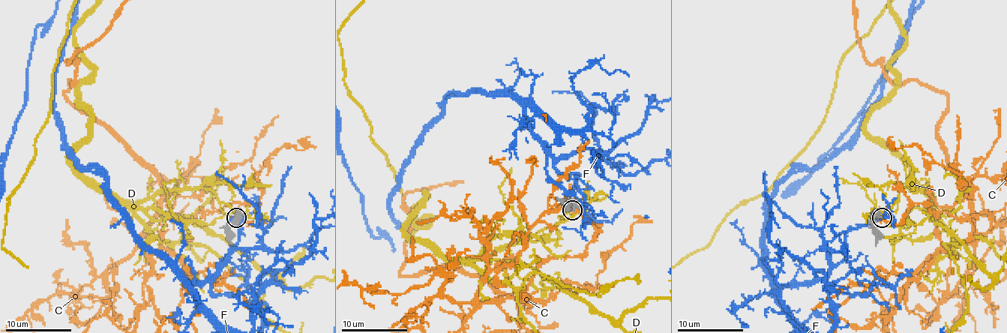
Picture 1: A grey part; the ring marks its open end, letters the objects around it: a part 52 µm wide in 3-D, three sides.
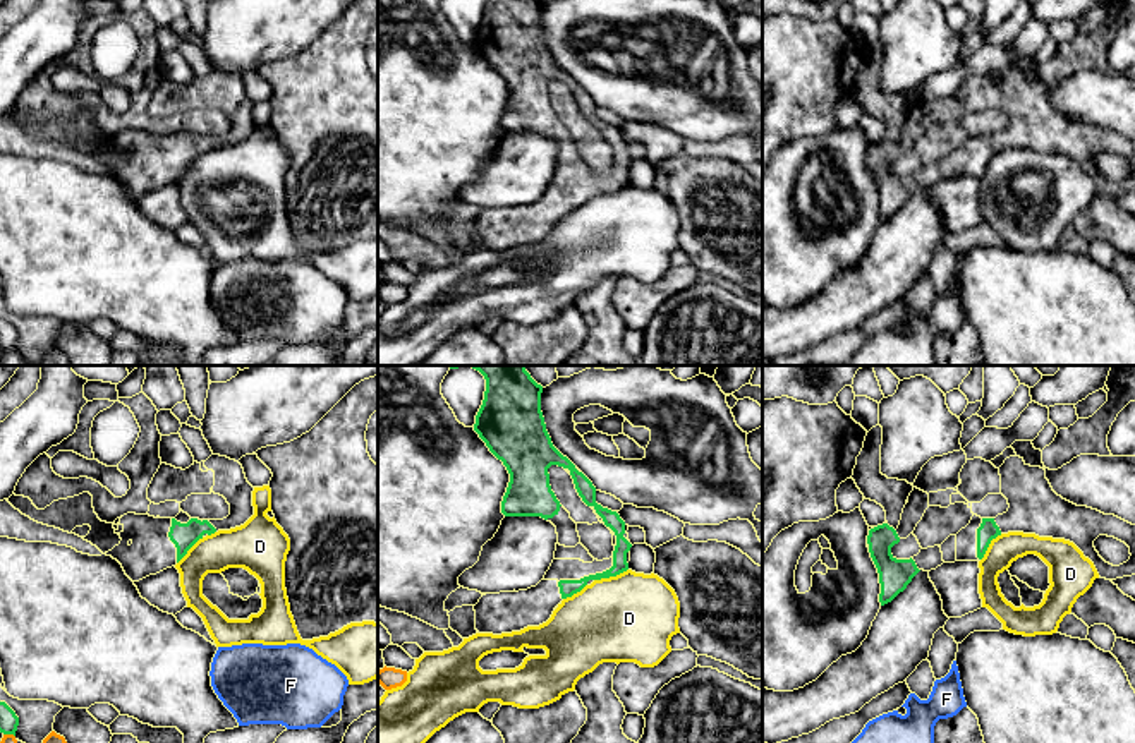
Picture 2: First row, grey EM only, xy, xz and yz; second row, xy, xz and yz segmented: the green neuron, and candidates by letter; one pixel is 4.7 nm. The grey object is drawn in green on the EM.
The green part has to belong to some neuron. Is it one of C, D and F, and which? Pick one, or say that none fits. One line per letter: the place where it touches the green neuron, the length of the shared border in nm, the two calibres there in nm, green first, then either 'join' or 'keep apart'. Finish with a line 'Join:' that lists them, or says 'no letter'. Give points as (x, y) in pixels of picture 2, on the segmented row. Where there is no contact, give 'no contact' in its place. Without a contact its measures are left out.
C: contact xy (9, 733); length 60 nm; calibres 90 and 50 nm; join
D: contact xz (610, 575); length 170 nm; calibres 80 and 420 nm; keep apart
F: no contact; keep apart
Join: C

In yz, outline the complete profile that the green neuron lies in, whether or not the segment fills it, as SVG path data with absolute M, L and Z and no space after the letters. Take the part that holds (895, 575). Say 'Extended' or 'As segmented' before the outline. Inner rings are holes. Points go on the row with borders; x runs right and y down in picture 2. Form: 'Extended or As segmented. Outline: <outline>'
As segmented. Outline: M888 523L871 529L867 535L869 553L879 573L881 606L891 602L900 592L903 592L920 571L912 558L896 559L891 554L891 547L898 542L900 537L896 530Z

